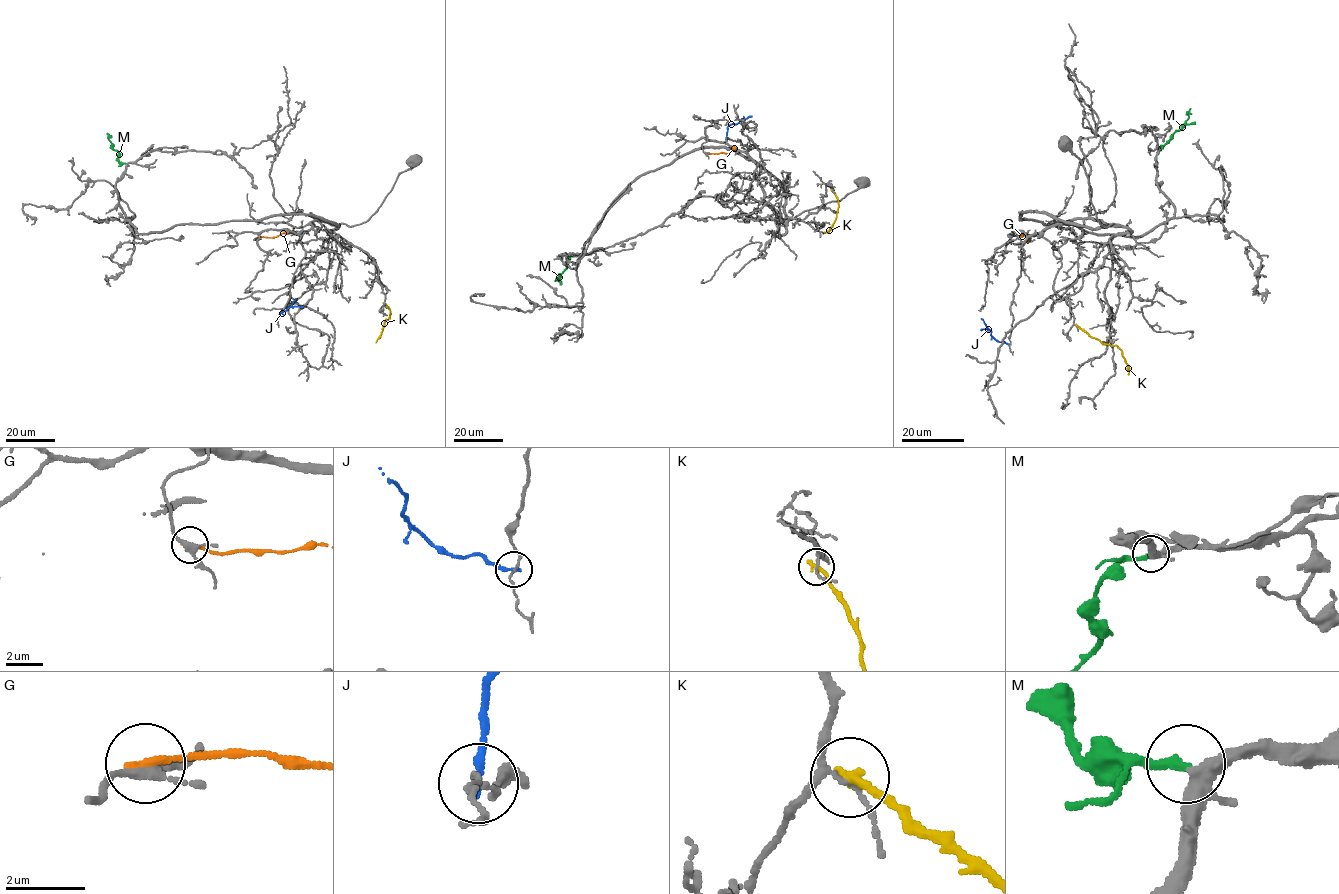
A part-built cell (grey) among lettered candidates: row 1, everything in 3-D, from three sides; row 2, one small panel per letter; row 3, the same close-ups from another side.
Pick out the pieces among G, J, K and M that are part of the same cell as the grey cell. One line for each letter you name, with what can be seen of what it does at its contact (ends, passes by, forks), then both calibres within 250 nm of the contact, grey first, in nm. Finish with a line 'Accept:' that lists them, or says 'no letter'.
M: it ends; calibres 280 and 240 nm
Accept: M

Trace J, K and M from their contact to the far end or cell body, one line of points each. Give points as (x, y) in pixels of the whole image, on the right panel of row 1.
J: (1010, 344), (997, 341), (989, 329), (981, 329)
K: (1075, 325), (1104, 344), (1116, 345), (1122, 351), (1128, 374)
M: (1158, 147), (1163, 146), (1181, 128), (1190, 108)

